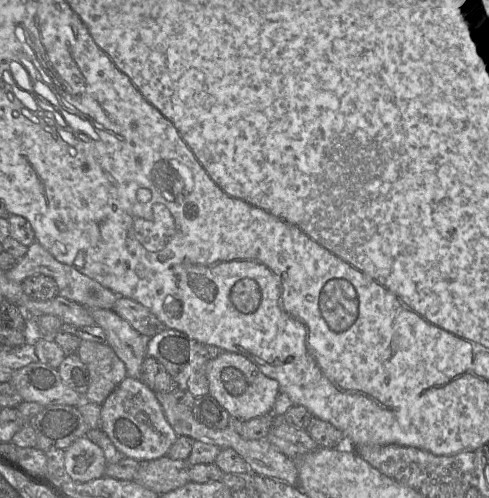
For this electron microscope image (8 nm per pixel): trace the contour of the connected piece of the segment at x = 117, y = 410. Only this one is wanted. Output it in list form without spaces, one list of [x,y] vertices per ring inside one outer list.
[[[129,376],[102,403],[100,429],[125,457],[139,462],[167,455],[178,437],[167,421],[156,394],[141,379]]]

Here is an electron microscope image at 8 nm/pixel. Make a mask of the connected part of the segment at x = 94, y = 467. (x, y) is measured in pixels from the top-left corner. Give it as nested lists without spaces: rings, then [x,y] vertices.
[[[87,436],[75,440],[66,450],[66,475],[76,482],[88,482],[105,476],[107,462],[101,447]]]

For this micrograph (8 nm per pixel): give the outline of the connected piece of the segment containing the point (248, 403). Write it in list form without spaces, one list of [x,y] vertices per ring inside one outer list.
[[[226,351],[209,361],[206,374],[209,383],[209,395],[227,410],[233,420],[251,420],[273,414],[275,399],[280,392],[279,384],[275,379],[265,376],[246,357]]]

